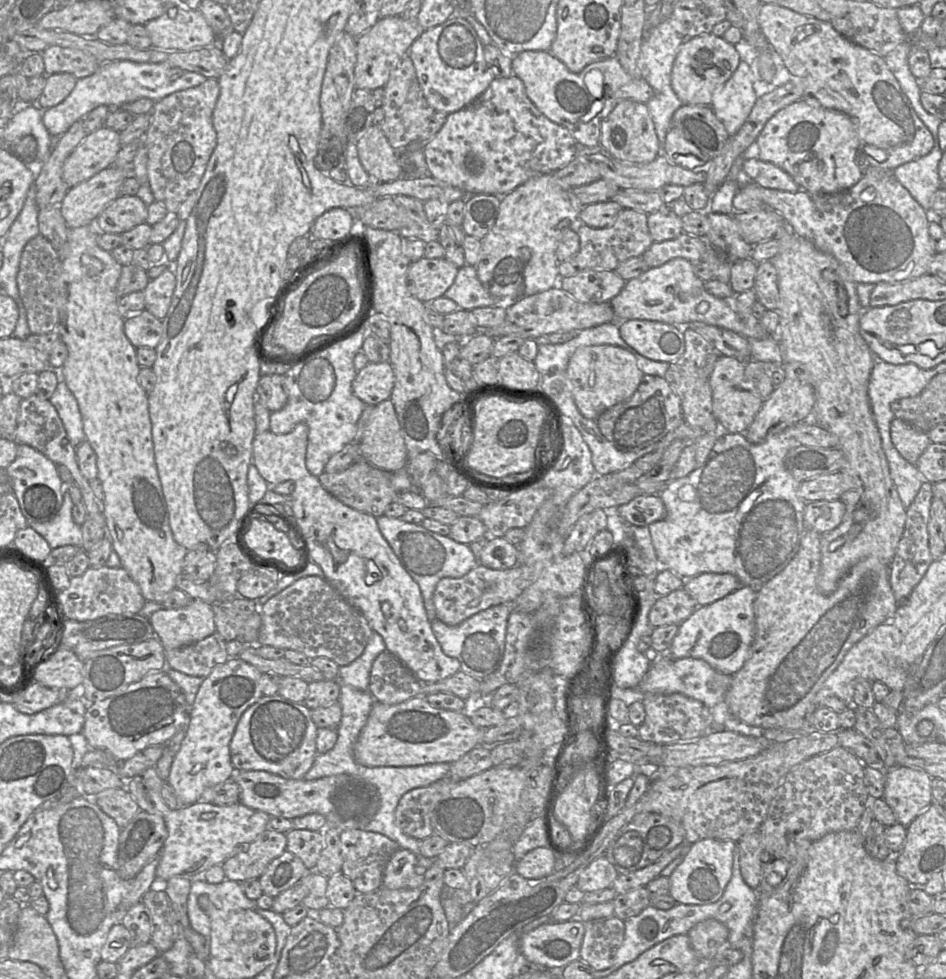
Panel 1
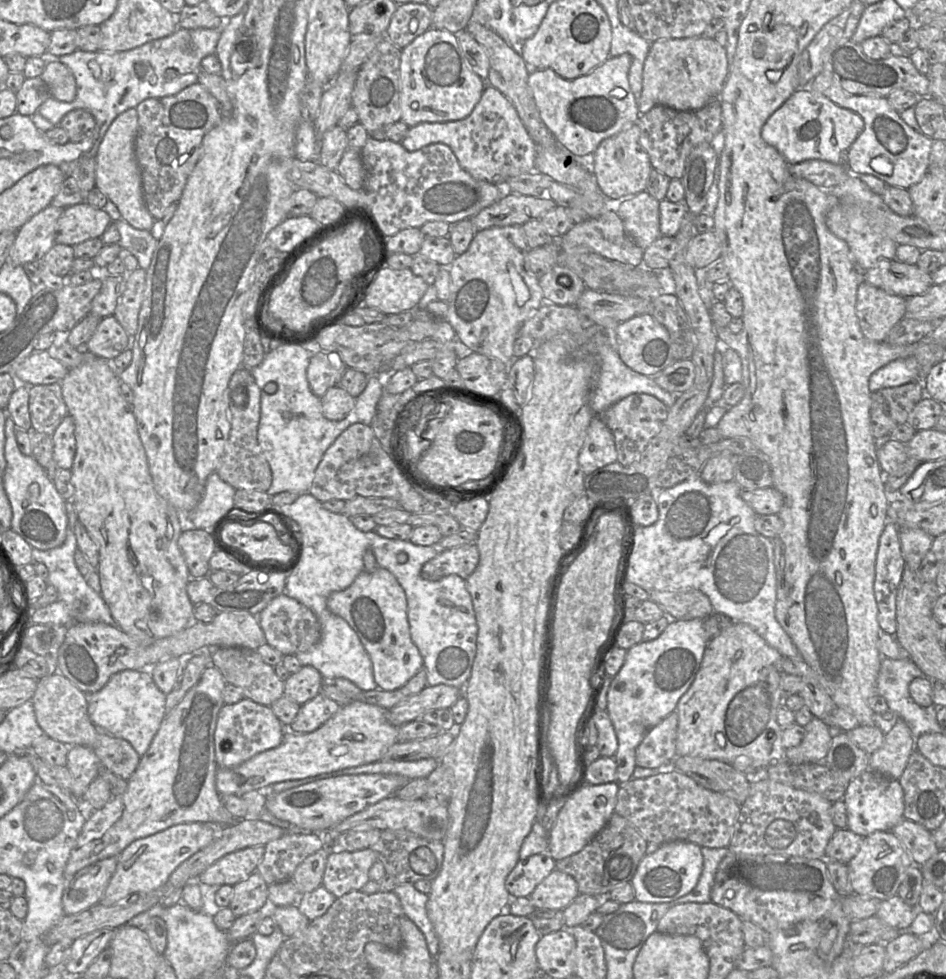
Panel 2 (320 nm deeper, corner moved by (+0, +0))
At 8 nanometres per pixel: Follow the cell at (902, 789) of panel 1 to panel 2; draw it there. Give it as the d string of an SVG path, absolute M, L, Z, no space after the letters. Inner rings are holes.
M870 769L849 782L843 802L847 810L847 828L864 838L878 831L891 831L904 819L904 792L899 781Z

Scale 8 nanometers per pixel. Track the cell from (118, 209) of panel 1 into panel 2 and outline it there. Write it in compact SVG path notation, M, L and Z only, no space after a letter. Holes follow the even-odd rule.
M82 202L63 210L56 226L55 244L74 246L88 239L100 238L112 223L104 209Z

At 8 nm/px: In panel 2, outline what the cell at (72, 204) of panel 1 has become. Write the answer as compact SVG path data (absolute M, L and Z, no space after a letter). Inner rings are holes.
M50 204L22 225L6 262L22 266L40 262L55 244L57 222L64 209Z

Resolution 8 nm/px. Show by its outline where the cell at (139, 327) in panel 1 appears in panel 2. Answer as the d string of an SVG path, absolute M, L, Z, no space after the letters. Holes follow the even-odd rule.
M114 316L101 319L85 349L107 361L113 361L123 351L132 350L133 337L129 336Z

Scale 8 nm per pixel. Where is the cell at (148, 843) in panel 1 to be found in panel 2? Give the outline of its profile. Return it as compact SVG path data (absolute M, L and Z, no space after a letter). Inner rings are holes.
M112 856L80 870L62 893L62 906L66 916L78 914L96 905L115 872L118 857Z

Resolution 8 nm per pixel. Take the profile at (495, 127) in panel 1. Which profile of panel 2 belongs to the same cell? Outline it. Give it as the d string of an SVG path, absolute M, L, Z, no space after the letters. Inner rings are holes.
M486 85L479 102L466 118L441 123L419 123L409 127L400 142L409 152L434 143L449 146L460 166L473 178L501 186L504 191L510 178L535 171L537 145L510 101L489 85Z

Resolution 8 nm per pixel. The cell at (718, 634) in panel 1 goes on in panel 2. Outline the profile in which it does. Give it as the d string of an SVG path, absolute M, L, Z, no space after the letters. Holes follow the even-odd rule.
M677 620L670 621L655 640L641 641L627 650L625 662L607 693L606 711L618 739L618 749L613 756L618 783L633 778L637 747L650 729L675 712L679 699L695 679L708 642L703 620Z

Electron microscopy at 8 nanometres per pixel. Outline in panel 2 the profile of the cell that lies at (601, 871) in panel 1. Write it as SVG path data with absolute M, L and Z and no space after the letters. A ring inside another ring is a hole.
M554 869L532 892L530 900L536 910L563 910L580 894L576 880Z

